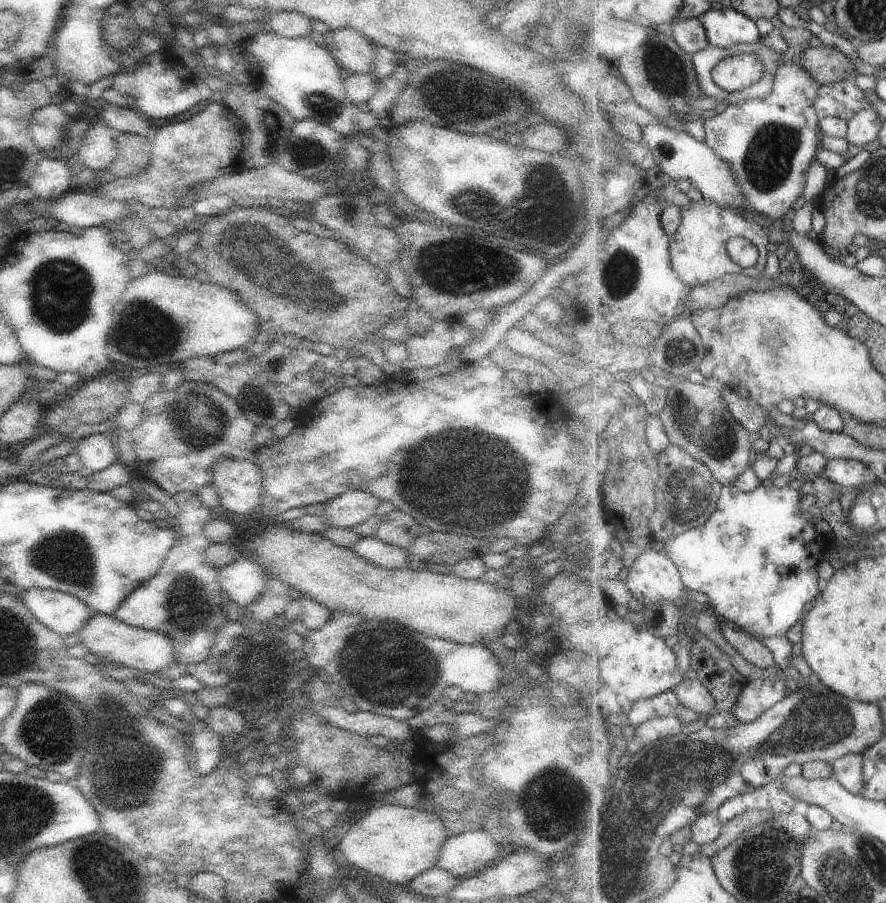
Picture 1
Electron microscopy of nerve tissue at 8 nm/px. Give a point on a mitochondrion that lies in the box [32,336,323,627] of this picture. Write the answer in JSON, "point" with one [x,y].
{"point":[198,422]}

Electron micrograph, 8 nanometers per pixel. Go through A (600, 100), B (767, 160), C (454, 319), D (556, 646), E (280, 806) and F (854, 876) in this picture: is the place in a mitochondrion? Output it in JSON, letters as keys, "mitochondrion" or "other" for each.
{"A":"other","B":"mitochondrion","C":"other","D":"other","E":"other","F":"mitochondrion"}

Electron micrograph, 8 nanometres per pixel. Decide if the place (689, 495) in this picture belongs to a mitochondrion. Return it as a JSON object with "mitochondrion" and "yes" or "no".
{"mitochondrion":"yes"}

